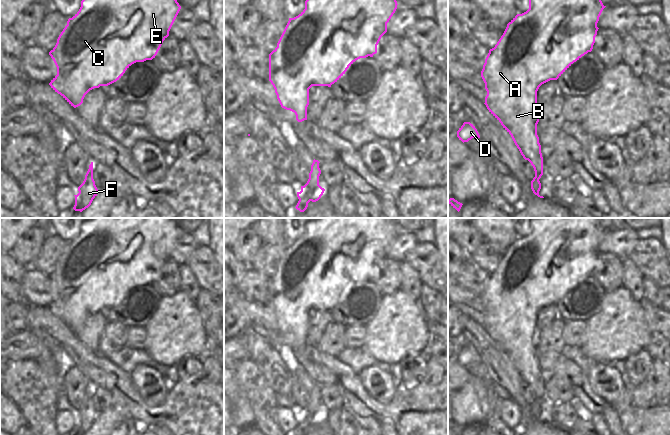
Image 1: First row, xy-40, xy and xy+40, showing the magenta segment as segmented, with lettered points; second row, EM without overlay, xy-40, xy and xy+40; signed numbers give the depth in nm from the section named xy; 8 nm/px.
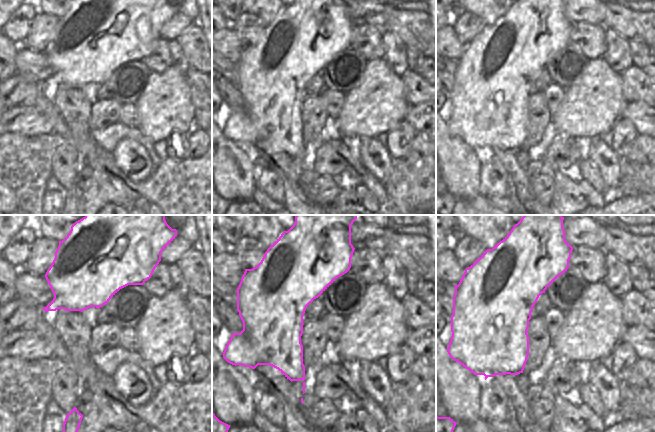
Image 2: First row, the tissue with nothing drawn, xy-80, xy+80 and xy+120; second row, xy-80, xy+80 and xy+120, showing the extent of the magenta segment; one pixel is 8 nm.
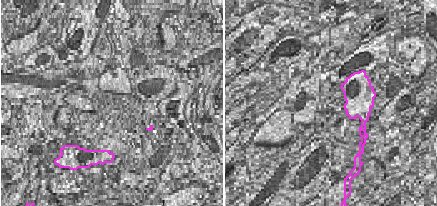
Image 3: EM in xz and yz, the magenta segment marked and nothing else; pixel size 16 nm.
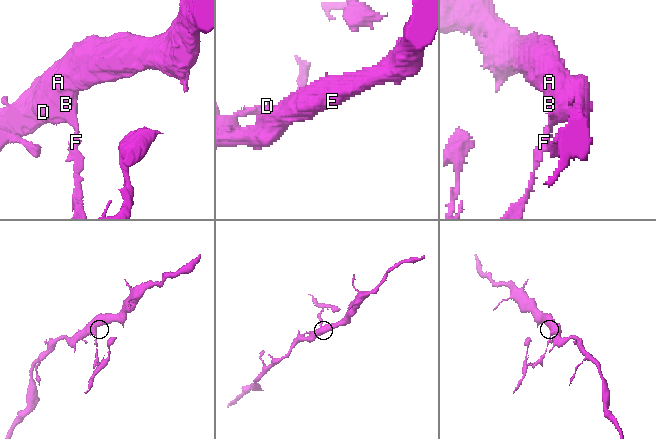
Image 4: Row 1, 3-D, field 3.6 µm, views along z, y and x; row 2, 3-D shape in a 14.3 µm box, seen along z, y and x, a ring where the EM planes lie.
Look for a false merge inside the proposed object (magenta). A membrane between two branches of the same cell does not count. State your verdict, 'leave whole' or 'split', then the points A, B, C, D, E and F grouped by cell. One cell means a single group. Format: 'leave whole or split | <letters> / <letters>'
split | A B C D E / F

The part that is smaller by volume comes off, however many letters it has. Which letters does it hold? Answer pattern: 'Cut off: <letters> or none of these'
Cut off: F

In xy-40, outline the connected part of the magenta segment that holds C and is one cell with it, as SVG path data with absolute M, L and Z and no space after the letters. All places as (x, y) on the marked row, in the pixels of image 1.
M82 0L79 11L68 19L55 47L49 52L57 67L57 75L49 85L71 106L80 106L90 90L116 82L136 62L155 58L180 9L177 0Z

